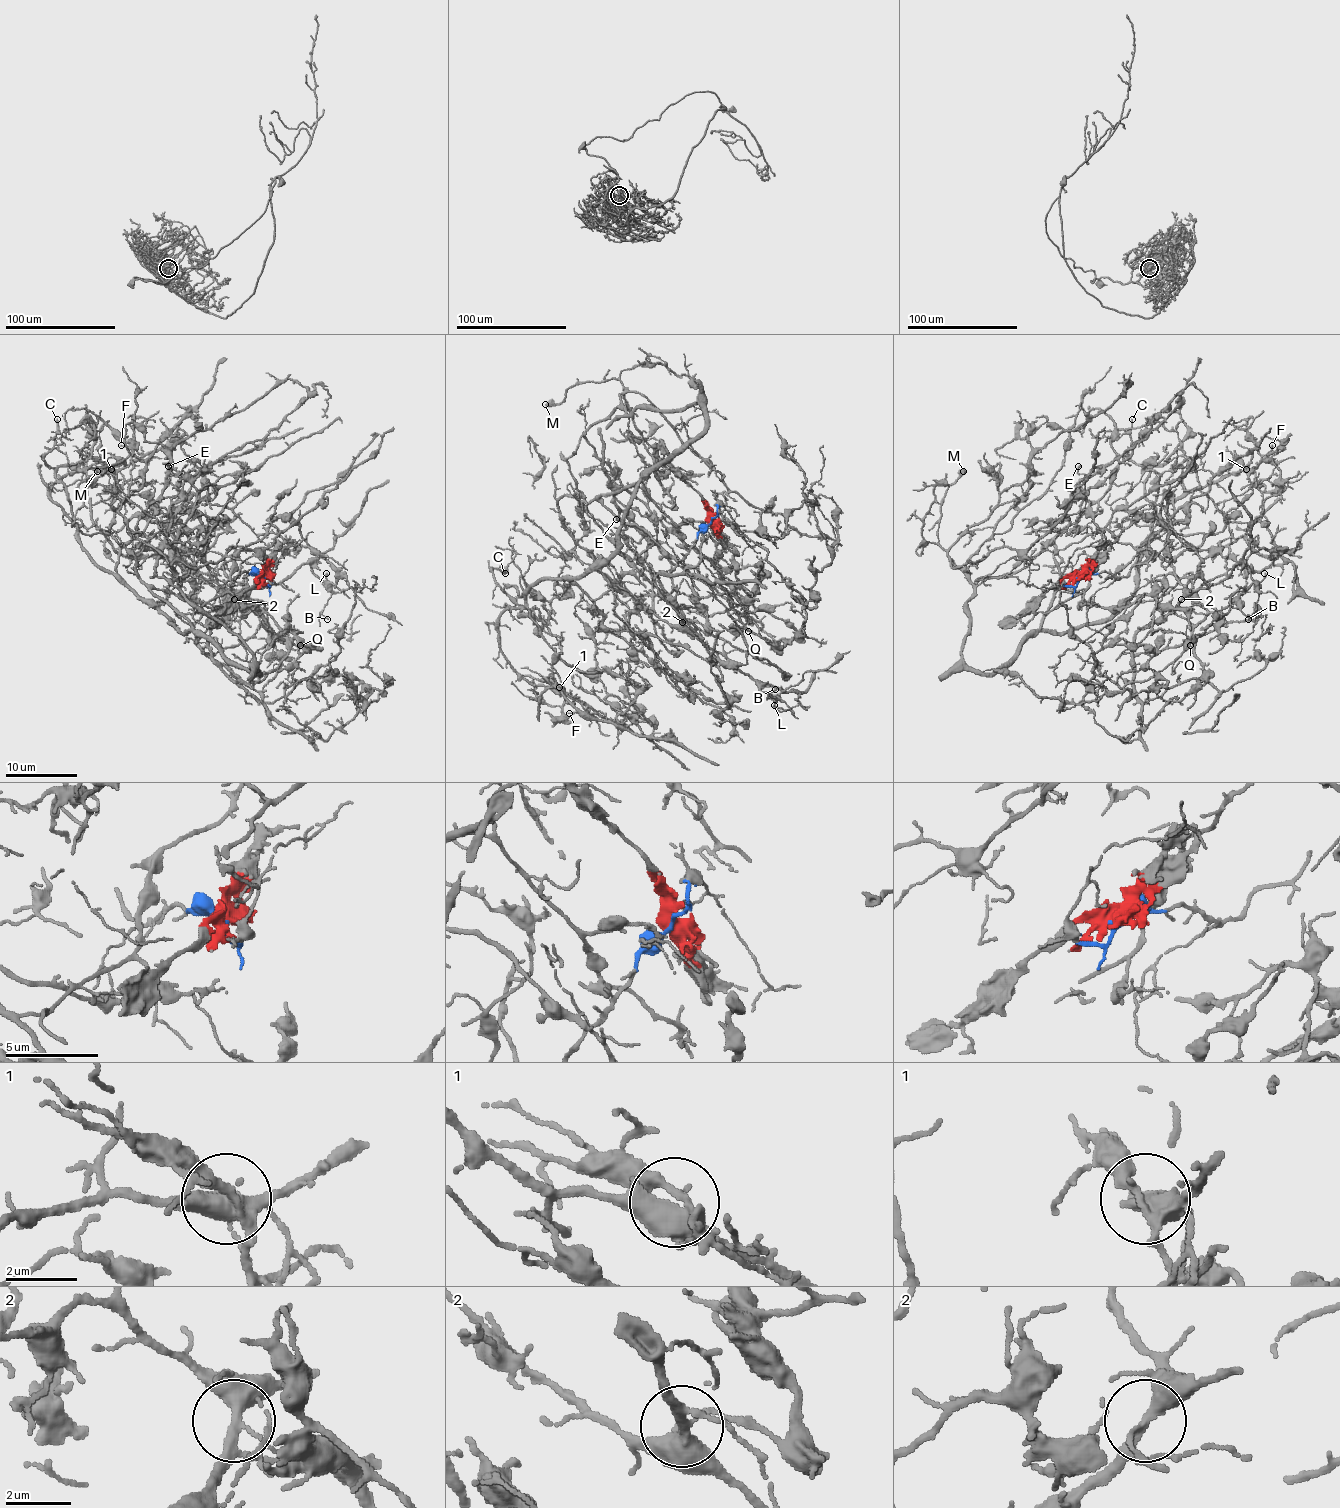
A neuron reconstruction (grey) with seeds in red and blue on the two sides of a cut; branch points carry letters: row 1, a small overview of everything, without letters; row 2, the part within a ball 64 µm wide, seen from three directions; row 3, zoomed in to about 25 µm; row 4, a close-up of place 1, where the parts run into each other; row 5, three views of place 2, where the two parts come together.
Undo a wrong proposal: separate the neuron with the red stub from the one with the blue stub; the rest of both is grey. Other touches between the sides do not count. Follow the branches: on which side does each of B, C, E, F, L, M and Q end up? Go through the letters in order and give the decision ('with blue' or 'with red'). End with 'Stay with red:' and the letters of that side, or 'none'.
B: with blue
C: with red
E: with red
F: with red
L: with blue
M: with red
Q: with blue
Stay with red: C, E, F, M

